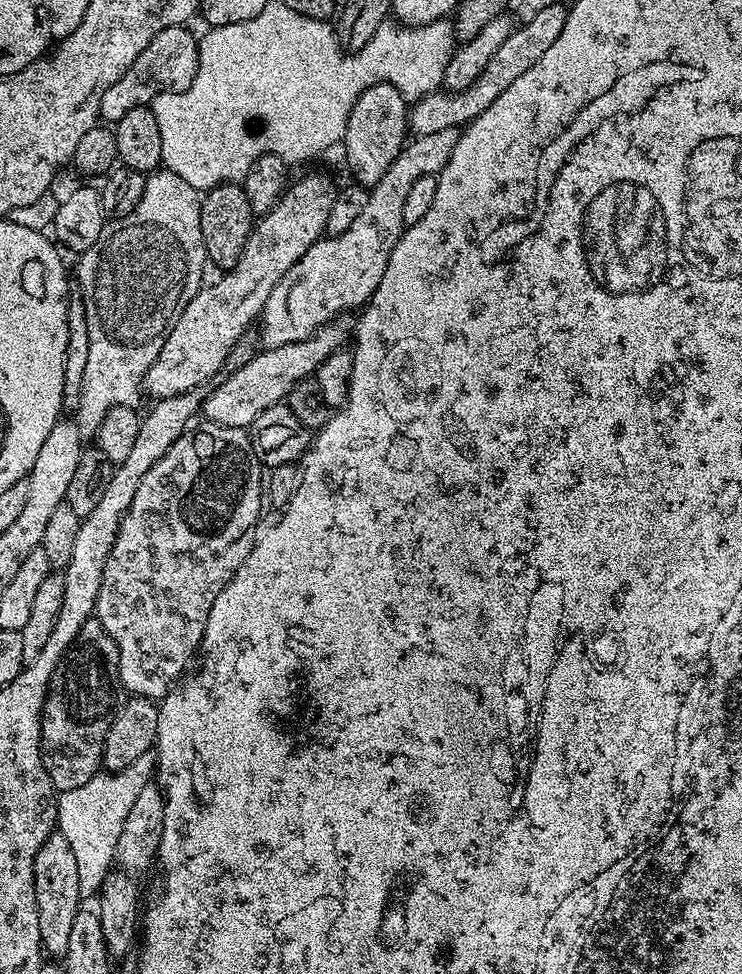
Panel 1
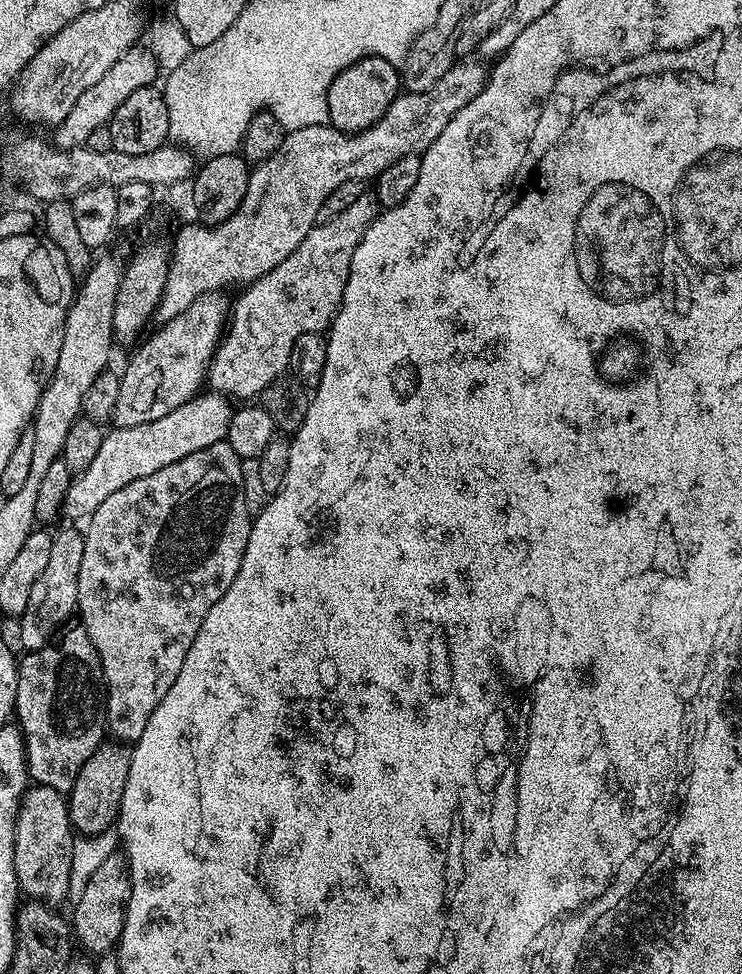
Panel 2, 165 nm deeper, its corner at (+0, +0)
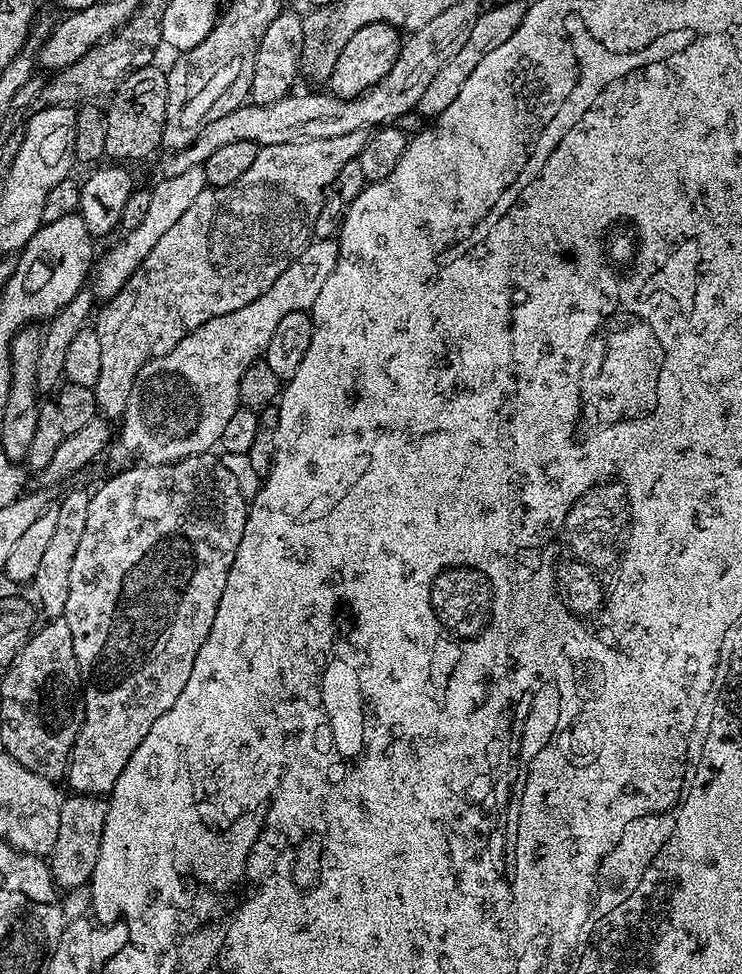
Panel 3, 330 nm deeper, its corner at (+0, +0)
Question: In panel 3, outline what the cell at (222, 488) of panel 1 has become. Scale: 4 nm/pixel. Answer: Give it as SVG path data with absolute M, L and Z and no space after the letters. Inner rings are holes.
M212 454L187 456L172 464L144 464L136 466L140 468L128 468L125 472L110 477L96 493L93 491L88 497L90 510L86 517L86 530L82 530L82 542L78 542L78 551L70 565L70 592L66 594L62 617L66 626L70 626L70 638L74 640L74 658L78 662L84 698L84 721L72 747L72 757L68 759L66 773L66 784L72 787L69 789L73 793L98 797L111 793L122 770L126 770L126 762L130 762L142 738L150 734L150 726L154 726L154 722L158 722L158 718L162 718L162 714L174 706L178 694L182 694L182 686L186 686L190 670L194 670L194 658L198 658L198 650L202 642L206 642L210 626L214 626L214 614L218 610L222 590L226 590L226 578L230 574L238 542L242 542L242 530L246 530L249 505L246 496L244 500L244 492L240 489L235 474L214 457Z

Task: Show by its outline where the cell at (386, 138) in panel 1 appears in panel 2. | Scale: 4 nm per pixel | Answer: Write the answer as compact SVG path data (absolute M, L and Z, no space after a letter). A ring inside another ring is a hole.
M367 56L358 62L354 62L334 82L328 91L328 124L339 130L339 132L361 132L382 114L397 98L402 88L402 76L398 71L397 65L386 62L386 58L377 56Z

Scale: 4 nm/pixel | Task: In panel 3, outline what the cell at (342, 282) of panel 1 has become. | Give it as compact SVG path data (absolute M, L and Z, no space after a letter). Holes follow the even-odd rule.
M313 239L305 246L301 252L292 261L278 278L270 290L266 290L258 298L242 310L234 310L230 314L222 314L210 318L198 330L186 334L170 354L162 358L154 358L138 370L134 382L128 387L128 397L120 432L118 428L118 440L125 444L130 451L136 452L137 461L144 464L172 464L175 460L181 460L187 456L203 456L211 453L219 445L222 429L226 426L230 414L240 404L238 398L238 386L242 374L256 360L261 359L268 351L268 343L278 330L278 322L286 318L286 314L295 312L308 312L312 307L314 298L318 298L318 293L322 291L322 282L330 278L334 266L338 262L339 243L335 239L319 240Z

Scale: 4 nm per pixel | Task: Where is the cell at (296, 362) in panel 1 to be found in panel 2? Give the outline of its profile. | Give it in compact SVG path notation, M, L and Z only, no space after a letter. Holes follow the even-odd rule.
M208 390L204 393L205 396L203 394L193 396L185 404L178 406L178 410L170 410L170 414L165 414L162 418L154 418L154 422L142 422L142 426L129 428L113 427L112 432L109 431L105 435L94 462L90 462L90 466L86 466L86 470L79 473L66 490L63 515L65 517L68 515L72 519L69 521L72 522L83 521L91 516L94 510L98 510L98 506L102 506L102 502L106 502L106 498L110 498L114 490L122 490L122 486L130 486L130 482L138 482L138 478L146 478L146 474L155 474L157 470L162 470L173 462L182 462L186 454L198 454L198 450L206 450L206 446L221 443L228 434L230 418L234 411L233 401L227 396L220 395L219 392Z

